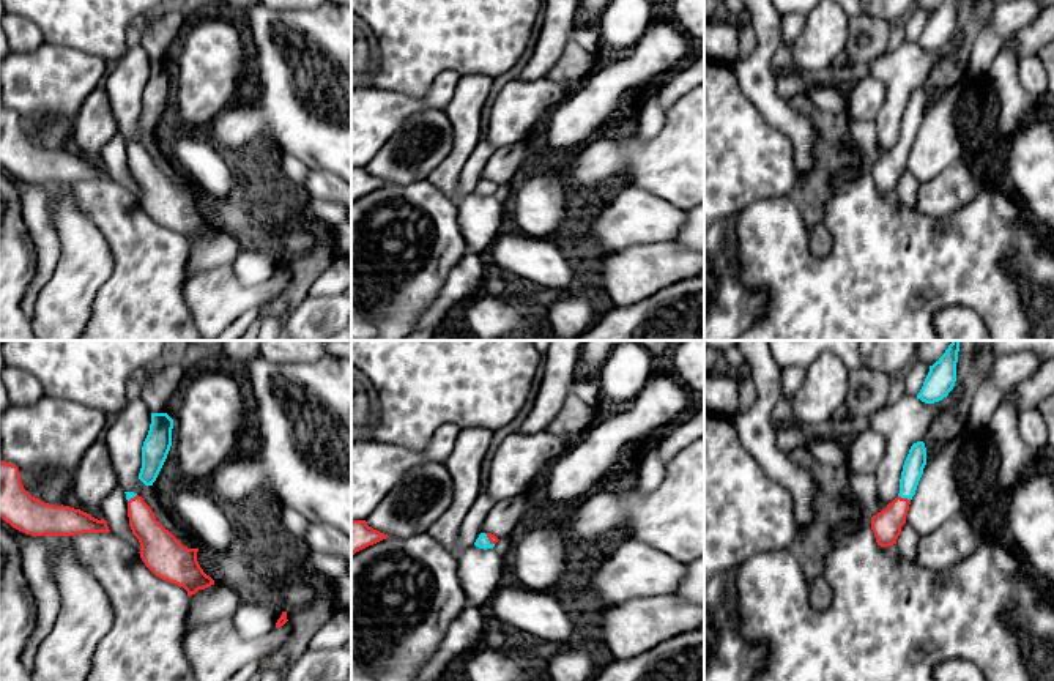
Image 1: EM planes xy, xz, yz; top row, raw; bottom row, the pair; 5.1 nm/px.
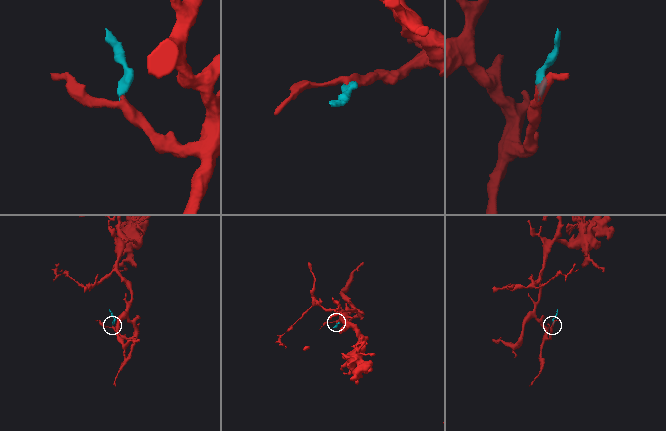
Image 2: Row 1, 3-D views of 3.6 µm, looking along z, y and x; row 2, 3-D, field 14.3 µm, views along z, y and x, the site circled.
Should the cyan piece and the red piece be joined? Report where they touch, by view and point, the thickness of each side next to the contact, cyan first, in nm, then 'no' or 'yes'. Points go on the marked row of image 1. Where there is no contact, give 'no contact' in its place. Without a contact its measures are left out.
yz (905, 497) | 110/150 nm | yes

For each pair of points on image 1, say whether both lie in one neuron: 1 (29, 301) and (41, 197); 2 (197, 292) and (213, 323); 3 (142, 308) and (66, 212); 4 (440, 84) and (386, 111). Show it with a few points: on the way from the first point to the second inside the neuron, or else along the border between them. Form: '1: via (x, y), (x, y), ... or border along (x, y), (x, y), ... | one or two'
1: via (41, 276), (44, 273), (44, 238), (41, 223) | one
2: via (205, 300), (211, 306), (211, 316) | one
3: border along (103, 234), (112, 256), (112, 273), (92, 301) | two
4: via (429, 98), (423, 104), (400, 106) | one

